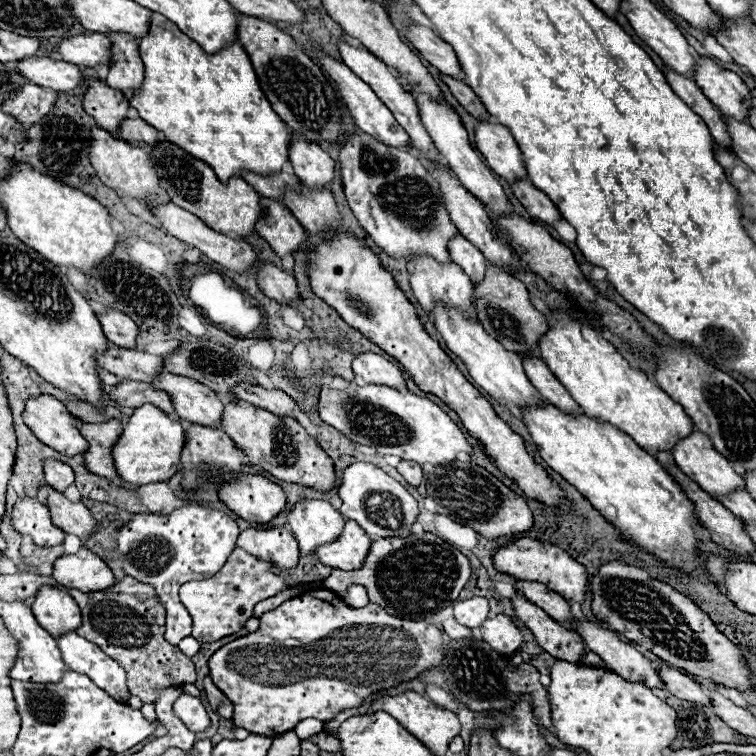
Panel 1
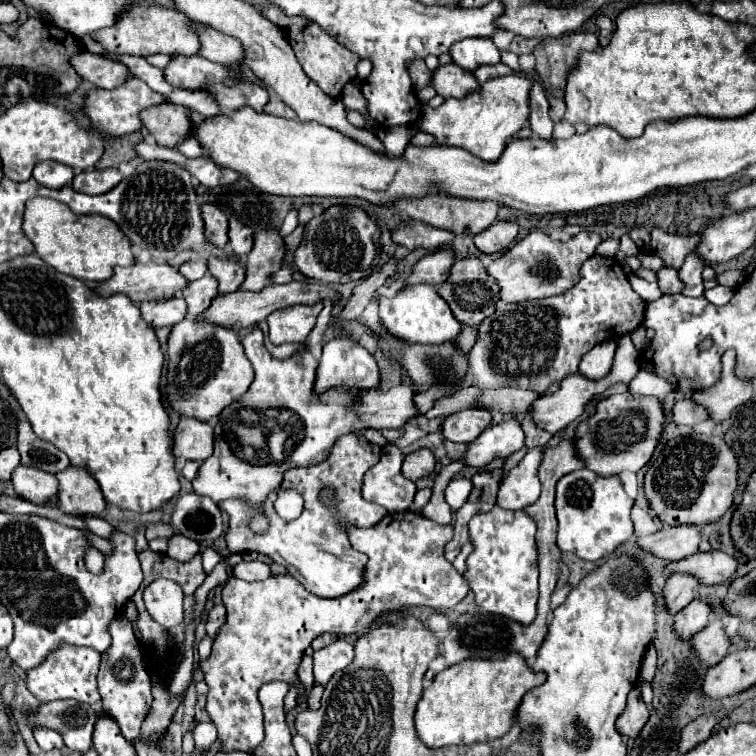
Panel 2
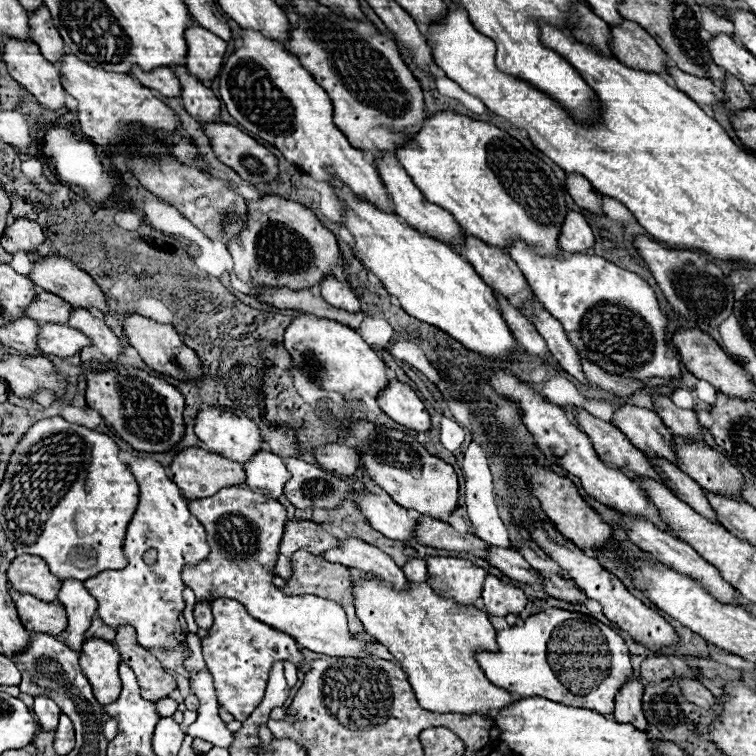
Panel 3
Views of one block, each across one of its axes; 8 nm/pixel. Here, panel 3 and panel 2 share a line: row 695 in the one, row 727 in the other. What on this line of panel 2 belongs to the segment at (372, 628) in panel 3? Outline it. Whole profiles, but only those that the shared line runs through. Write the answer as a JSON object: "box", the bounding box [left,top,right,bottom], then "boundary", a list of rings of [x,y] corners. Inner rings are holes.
{"box":[416,656,546,750],"boundary":[[[508,656],[506,660],[464,660],[464,664],[450,666],[436,674],[432,686],[422,692],[416,708],[418,738],[432,750],[458,744],[468,746],[476,742],[490,742],[502,738],[516,722],[516,708],[526,694],[546,680],[542,672],[526,672],[522,656]]]}

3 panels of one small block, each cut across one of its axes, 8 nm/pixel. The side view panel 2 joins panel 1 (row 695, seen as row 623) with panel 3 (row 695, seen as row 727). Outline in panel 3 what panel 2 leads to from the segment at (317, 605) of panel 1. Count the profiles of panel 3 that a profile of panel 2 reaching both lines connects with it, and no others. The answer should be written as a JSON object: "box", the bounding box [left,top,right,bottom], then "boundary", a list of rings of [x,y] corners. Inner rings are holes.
{"box":[202,600,304,722],"boundary":[[[214,600],[212,614],[214,626],[208,630],[206,640],[202,640],[202,654],[206,660],[206,668],[214,678],[218,704],[242,722],[252,714],[256,704],[260,704],[273,661],[290,660],[300,666],[304,662],[304,656],[292,636],[248,616],[246,608],[236,600]]]}

